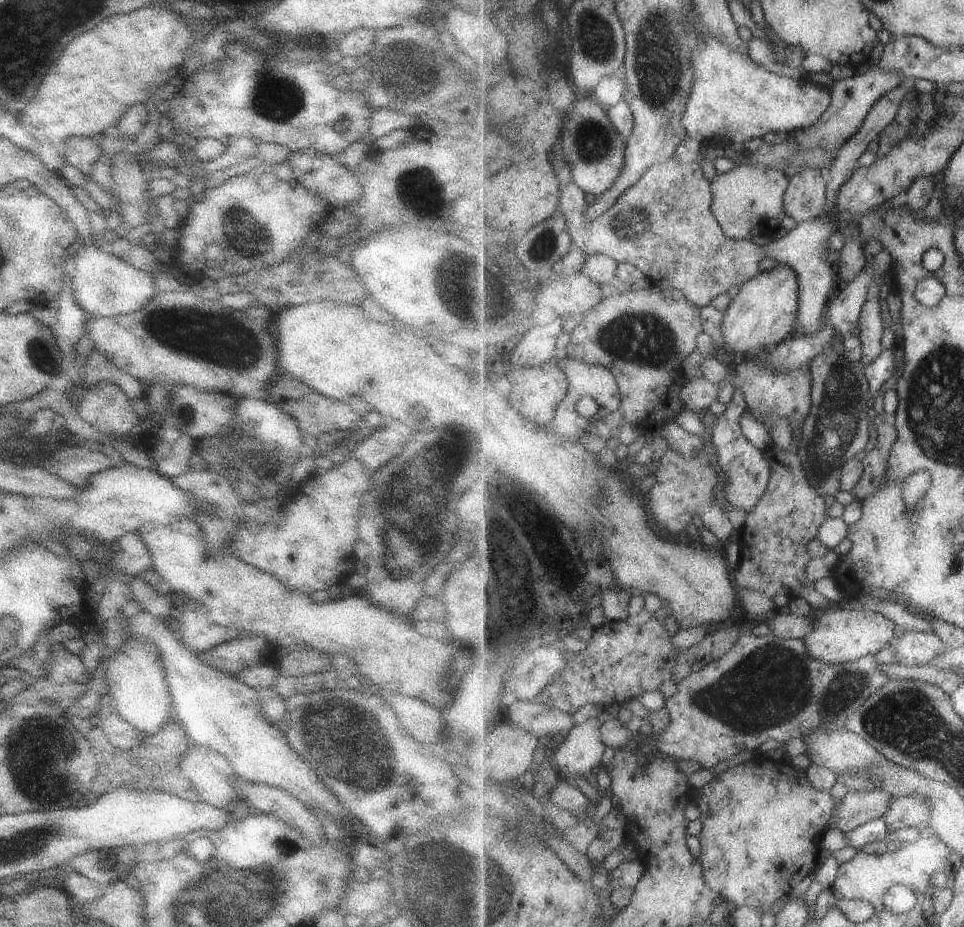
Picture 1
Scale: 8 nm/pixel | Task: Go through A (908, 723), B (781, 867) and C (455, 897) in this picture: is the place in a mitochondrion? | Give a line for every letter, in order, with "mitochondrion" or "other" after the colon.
A: mitochondrion
B: other
C: mitochondrion

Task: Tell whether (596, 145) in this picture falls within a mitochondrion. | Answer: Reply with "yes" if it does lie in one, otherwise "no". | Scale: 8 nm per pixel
yes

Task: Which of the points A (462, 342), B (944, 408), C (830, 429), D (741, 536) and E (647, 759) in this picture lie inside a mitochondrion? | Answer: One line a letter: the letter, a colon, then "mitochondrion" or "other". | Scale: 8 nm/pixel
A: other
B: mitochondrion
C: mitochondrion
D: other
E: other

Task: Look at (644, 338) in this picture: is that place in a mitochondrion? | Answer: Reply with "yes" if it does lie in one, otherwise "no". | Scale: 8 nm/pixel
yes

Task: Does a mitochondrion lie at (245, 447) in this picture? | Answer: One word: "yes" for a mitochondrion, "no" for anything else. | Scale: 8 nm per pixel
yes

